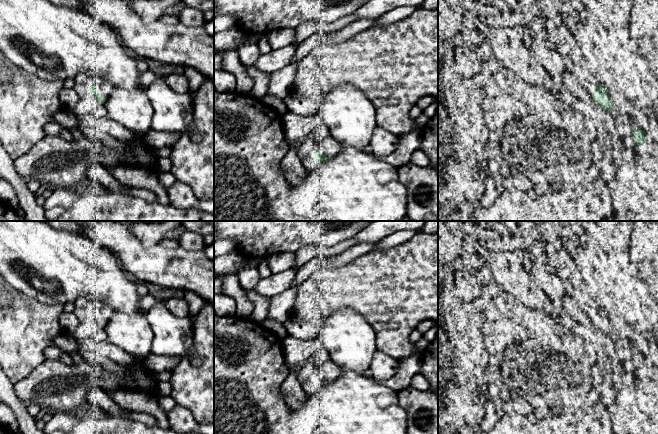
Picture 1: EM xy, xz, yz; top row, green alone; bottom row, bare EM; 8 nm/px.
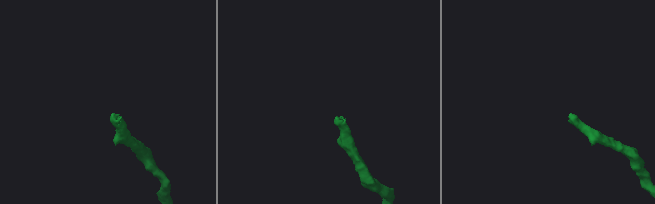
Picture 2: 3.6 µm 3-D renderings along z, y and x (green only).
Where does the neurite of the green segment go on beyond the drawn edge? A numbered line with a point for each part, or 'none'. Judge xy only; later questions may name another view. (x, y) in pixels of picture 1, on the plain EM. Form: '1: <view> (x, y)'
1: xy (104, 312)

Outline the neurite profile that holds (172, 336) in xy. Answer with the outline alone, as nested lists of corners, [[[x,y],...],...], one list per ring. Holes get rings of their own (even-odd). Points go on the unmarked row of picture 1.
[[[164,299],[158,302],[146,313],[147,321],[153,331],[151,353],[159,356],[178,356],[188,358],[193,366],[200,365],[200,357],[193,350],[193,322],[187,317],[178,317],[172,314],[164,304]]]

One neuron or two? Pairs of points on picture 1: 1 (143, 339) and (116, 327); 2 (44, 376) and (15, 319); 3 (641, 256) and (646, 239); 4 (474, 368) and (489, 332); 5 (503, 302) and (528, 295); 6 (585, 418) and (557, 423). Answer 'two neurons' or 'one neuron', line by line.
1: one neuron
2: two neurons
3: one neuron
4: two neurons
5: two neurons
6: one neuron

